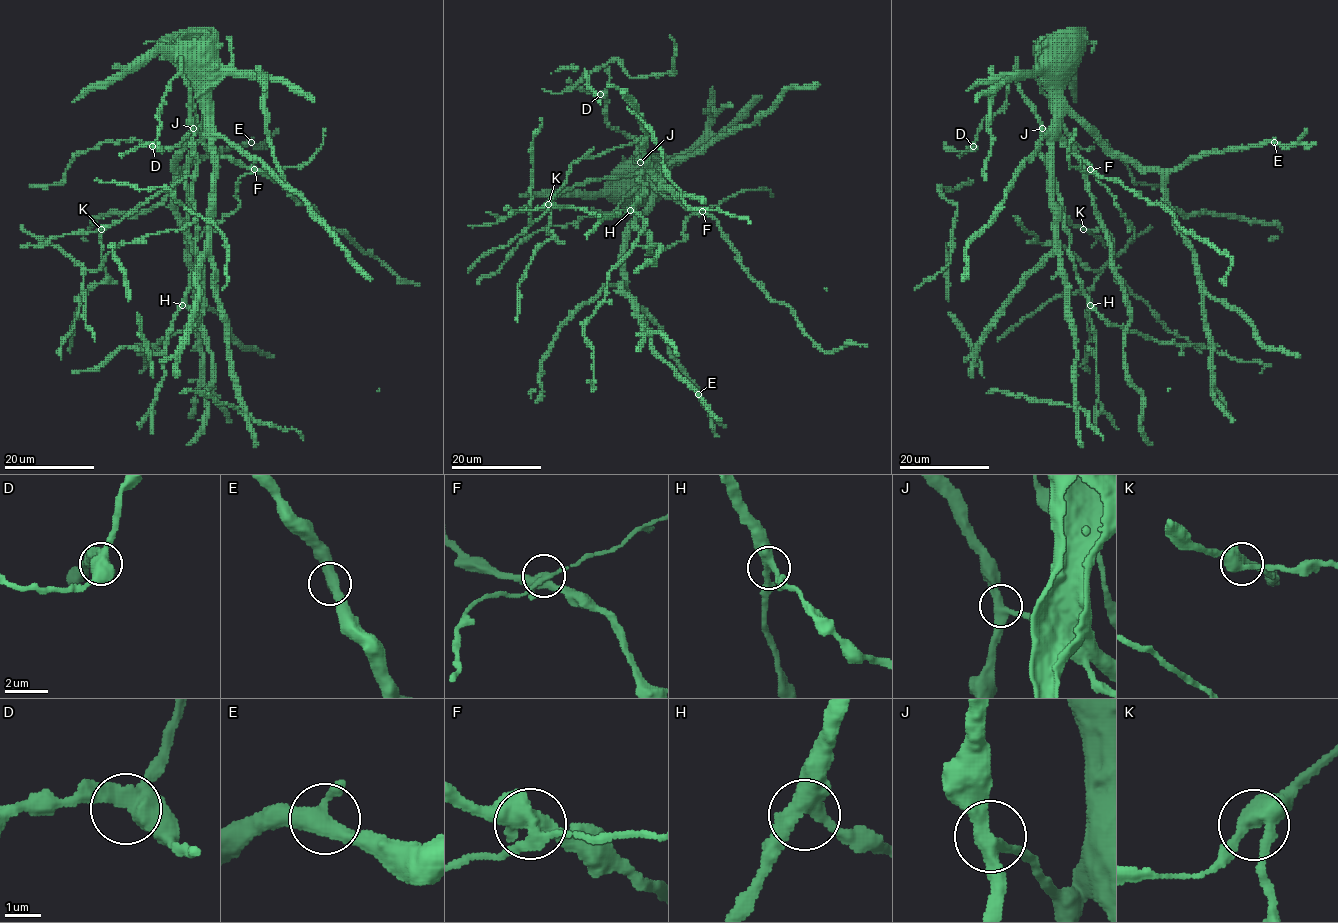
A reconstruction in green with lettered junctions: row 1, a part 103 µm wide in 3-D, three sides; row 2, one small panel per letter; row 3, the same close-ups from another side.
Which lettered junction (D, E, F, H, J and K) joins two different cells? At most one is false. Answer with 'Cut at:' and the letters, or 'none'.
Cut at: F

